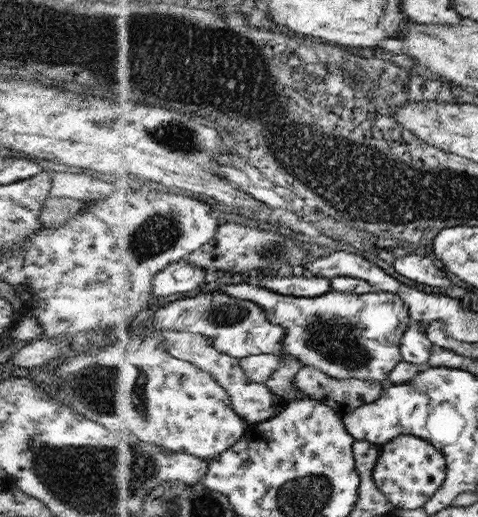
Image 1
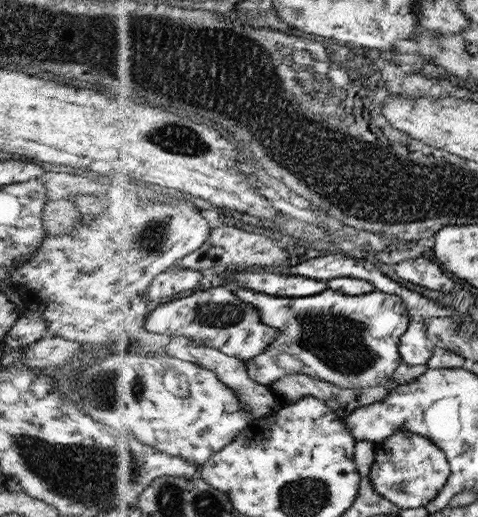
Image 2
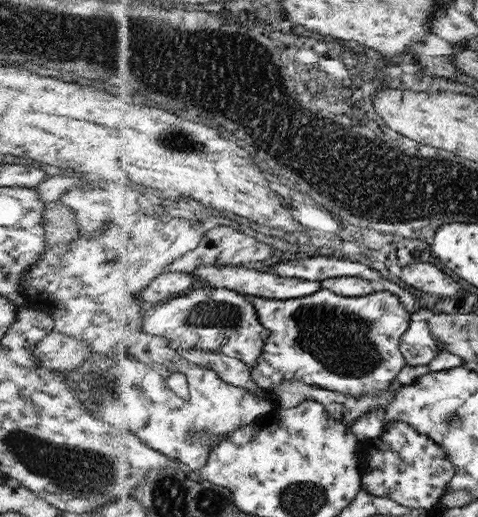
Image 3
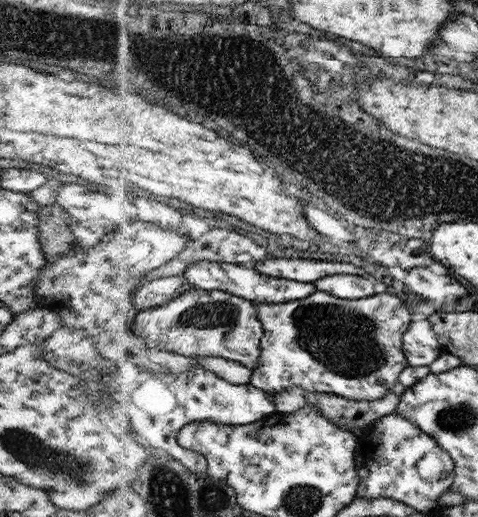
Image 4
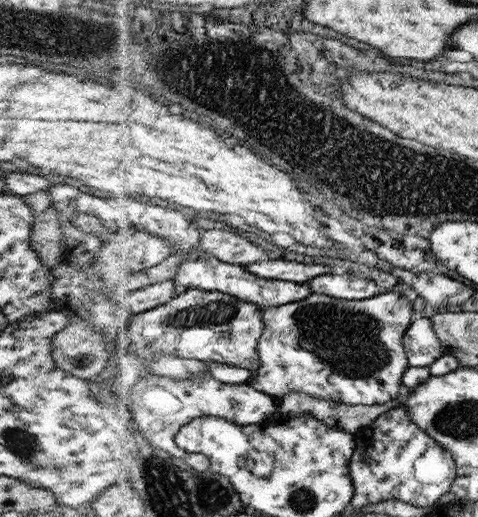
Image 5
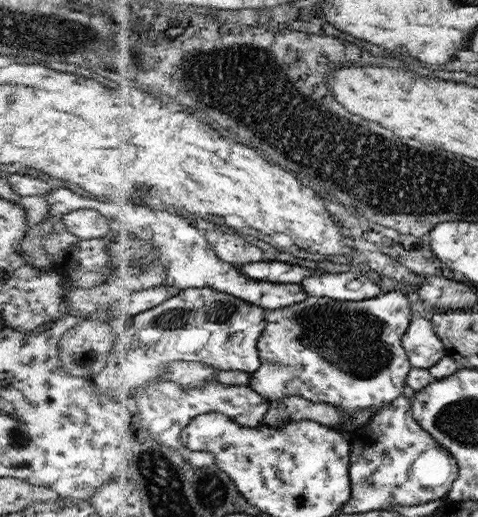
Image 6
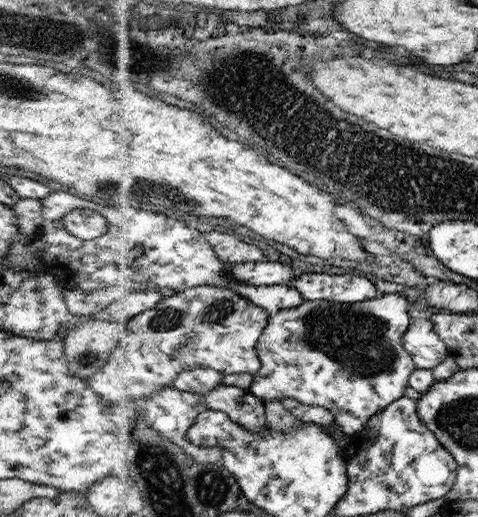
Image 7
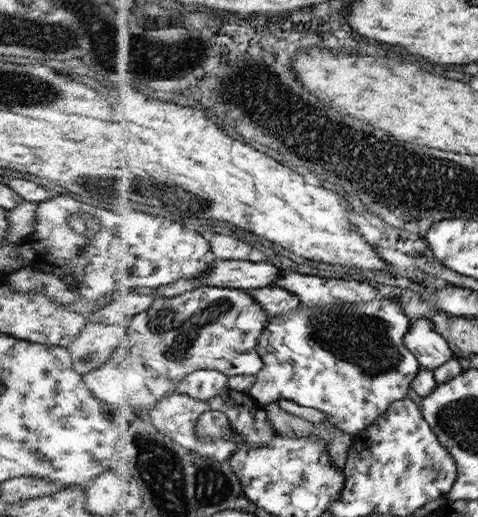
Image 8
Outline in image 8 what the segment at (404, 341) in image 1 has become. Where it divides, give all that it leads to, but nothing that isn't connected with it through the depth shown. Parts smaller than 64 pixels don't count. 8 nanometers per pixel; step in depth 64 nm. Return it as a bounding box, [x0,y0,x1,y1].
[405,315,455,370]

